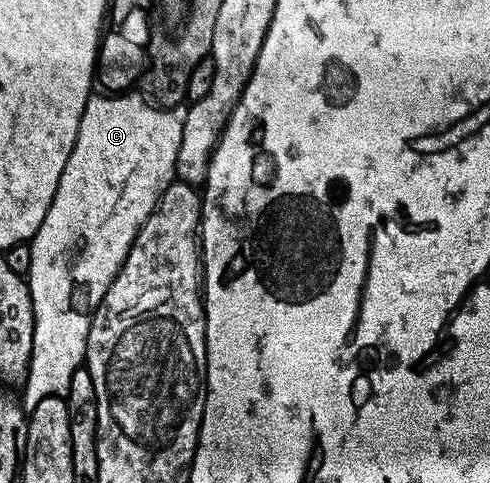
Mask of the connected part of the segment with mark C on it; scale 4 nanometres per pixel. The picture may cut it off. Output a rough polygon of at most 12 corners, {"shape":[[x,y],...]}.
{"shape":[[91,95],[28,242],[20,403],[65,397],[186,108]]}

